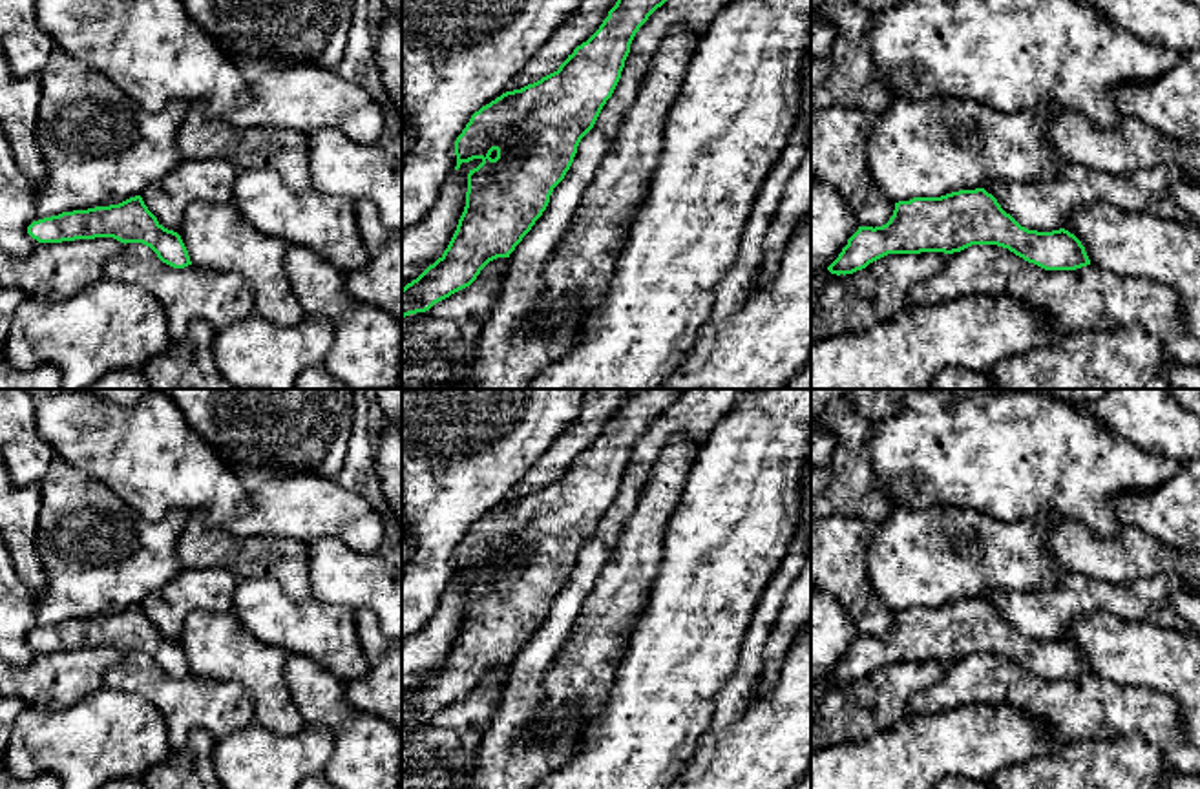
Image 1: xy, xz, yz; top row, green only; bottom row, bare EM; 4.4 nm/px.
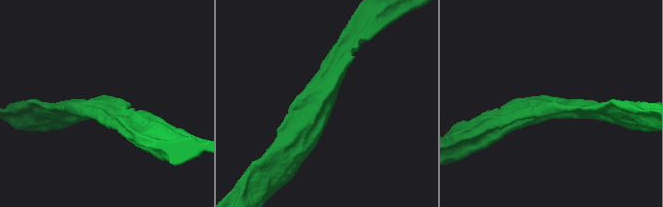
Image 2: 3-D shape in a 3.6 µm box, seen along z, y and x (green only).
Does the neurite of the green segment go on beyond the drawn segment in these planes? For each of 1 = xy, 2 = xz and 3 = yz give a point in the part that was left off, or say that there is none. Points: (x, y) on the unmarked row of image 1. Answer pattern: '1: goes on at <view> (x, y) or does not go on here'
1: does not go on here
2: does not go on here
3: does not go on here

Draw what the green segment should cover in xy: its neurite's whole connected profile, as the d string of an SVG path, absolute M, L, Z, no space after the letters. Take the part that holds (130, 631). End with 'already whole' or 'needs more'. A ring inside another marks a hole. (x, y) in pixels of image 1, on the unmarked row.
M141 605L119 614L62 621L33 630L27 636L27 643L38 652L95 647L113 647L124 654L142 652L150 656L163 672L174 678L192 674L181 645L164 637L148 619Z; already whole

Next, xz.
M639 389L617 407L599 438L577 455L557 480L502 502L471 524L455 550L455 579L473 568L482 572L468 583L466 615L447 658L402 698L402 727L429 720L469 696L489 670L510 667L546 619L553 597L574 572L581 548L612 506L636 442L679 393L681 389Z; already whole

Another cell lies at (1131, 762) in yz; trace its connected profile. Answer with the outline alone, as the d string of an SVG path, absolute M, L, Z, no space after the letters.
M1138 736L1079 738L1045 756L1003 769L988 780L990 789L1165 789L1162 776L1171 771L1162 754Z

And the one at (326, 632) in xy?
M241 579L232 612L259 641L289 656L311 658L342 683L369 670L351 606L321 603L316 597L292 601L272 579Z

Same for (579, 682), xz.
M683 435L663 447L570 639L544 678L541 723L530 736L533 743L559 738L579 714L575 752L588 723L606 703L658 575L665 530L683 497L698 451Z

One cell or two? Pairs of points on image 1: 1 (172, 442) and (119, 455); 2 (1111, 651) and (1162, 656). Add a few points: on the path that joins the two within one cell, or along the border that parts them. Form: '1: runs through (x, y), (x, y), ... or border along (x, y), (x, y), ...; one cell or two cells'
1: runs through (159, 448), (132, 450); one cell
2: runs through (1124, 652), (1149, 656); one cell

